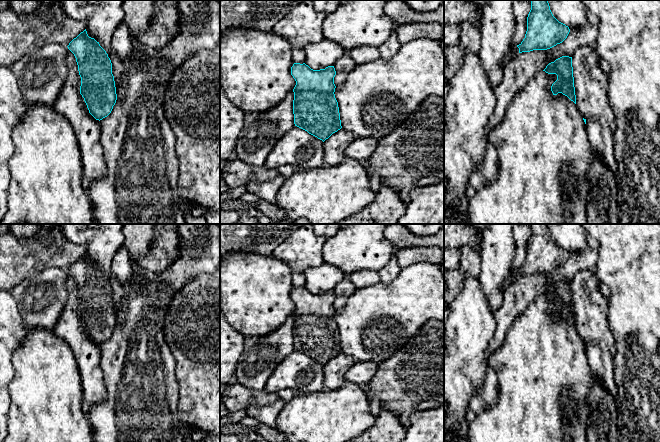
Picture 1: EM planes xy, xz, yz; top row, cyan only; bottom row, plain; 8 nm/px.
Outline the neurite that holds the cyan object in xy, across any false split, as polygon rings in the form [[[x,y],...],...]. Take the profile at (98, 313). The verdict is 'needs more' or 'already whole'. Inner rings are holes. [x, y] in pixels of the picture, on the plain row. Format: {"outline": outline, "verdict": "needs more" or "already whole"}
{"outline": [[[86,253],[67,271],[78,289],[80,318],[89,337],[100,345],[111,337],[117,324],[111,284],[99,266],[88,260]]], "verdict": "already whole"}

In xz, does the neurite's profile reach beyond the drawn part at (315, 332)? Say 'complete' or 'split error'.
complete

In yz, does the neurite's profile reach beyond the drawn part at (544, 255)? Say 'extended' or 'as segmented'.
as segmented

